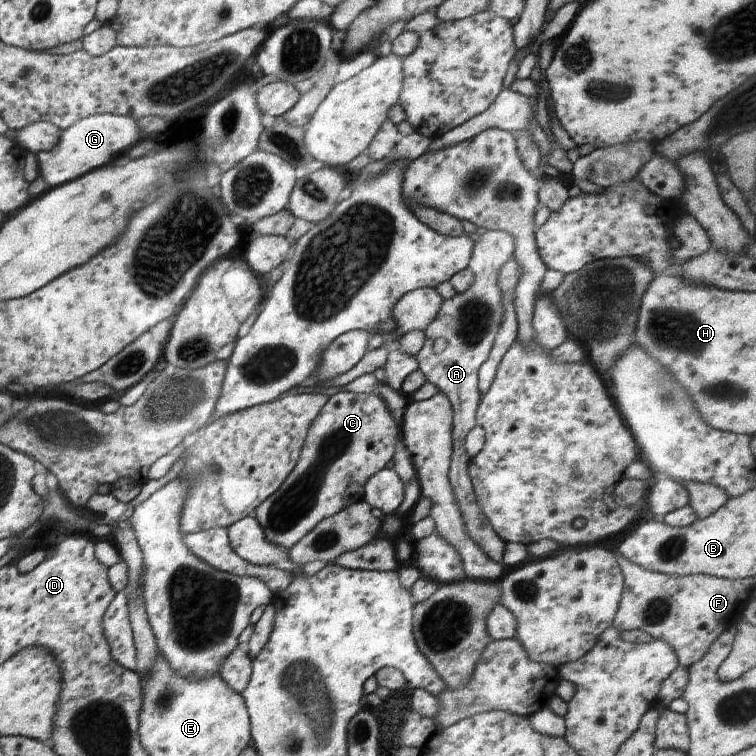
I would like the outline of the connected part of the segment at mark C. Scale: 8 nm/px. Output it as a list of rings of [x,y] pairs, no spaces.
[[[332,391],[328,402],[322,406],[320,414],[316,416],[307,432],[294,470],[288,474],[282,486],[272,496],[268,496],[254,512],[266,540],[270,544],[289,550],[323,519],[334,516],[351,504],[364,501],[366,481],[384,469],[384,466],[394,458],[396,437],[400,436],[401,426],[394,422],[392,412],[378,394]]]

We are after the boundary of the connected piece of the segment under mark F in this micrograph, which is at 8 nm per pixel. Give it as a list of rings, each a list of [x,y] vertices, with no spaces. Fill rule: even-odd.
[[[615,554],[622,569],[624,590],[612,626],[620,632],[643,630],[654,640],[664,640],[678,656],[680,666],[690,668],[732,624],[742,617],[752,598],[752,579],[725,579],[710,575],[674,576],[644,570]]]

